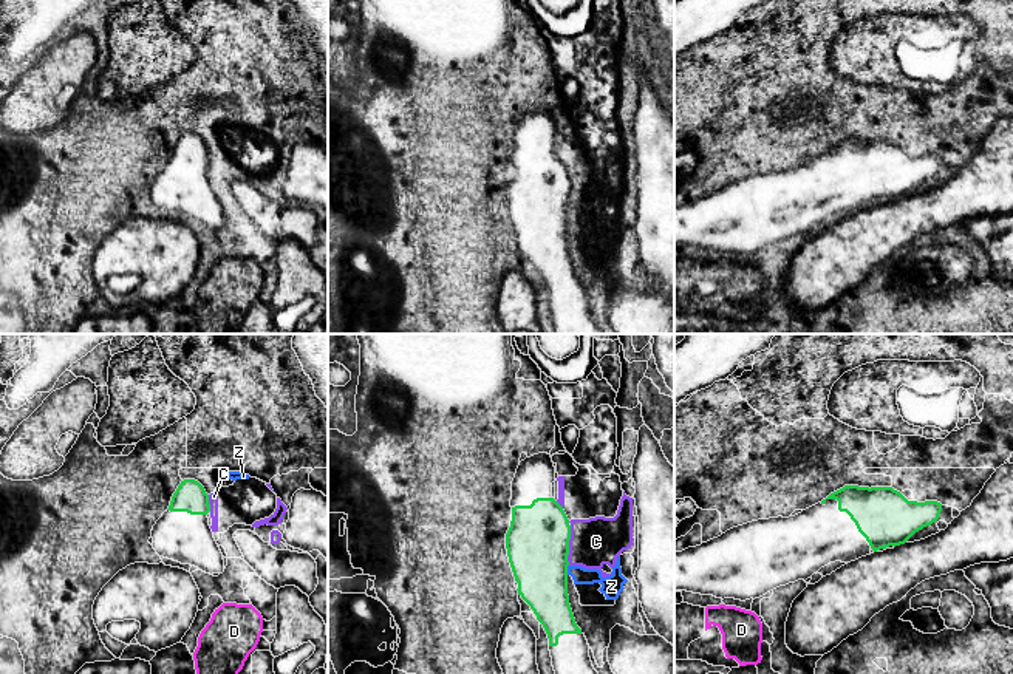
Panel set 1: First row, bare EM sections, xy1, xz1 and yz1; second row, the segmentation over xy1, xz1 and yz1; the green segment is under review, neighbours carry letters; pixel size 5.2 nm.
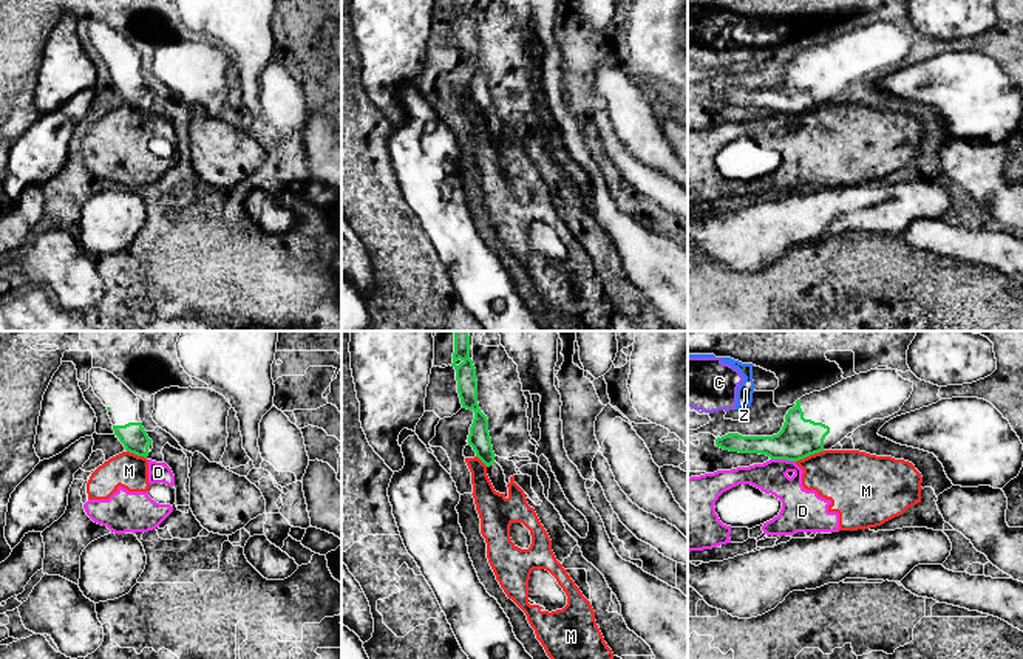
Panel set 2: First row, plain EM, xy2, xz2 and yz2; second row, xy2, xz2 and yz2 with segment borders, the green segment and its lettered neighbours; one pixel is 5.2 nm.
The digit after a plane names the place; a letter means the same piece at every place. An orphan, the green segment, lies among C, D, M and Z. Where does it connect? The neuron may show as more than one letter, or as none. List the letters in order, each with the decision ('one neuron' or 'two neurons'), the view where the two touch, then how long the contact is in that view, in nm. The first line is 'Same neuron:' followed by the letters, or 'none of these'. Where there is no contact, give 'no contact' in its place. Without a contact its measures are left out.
Same neuron: none of these
C: two neurons | xz1 | 200 nm
D: two neurons | yz2 | 130 nm
M: two neurons | yz2 | 170 nm
Z: two neurons | xz1 | 60 nm

